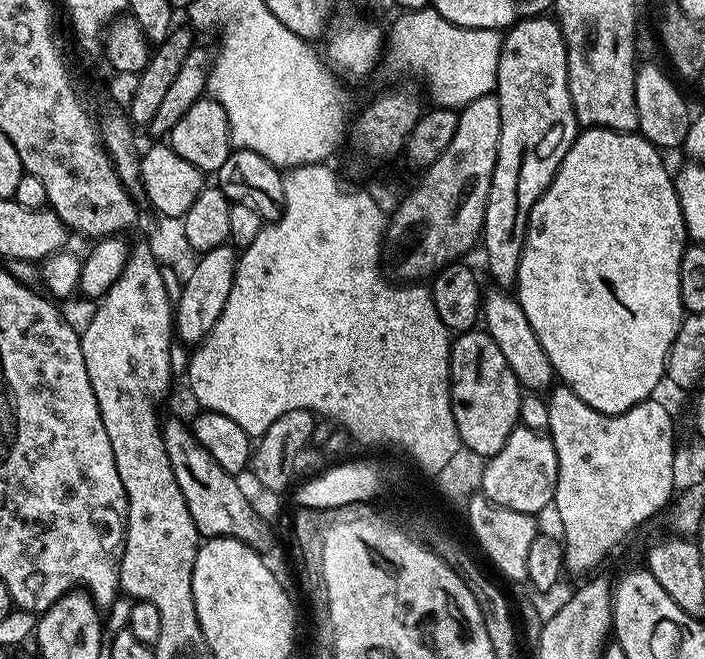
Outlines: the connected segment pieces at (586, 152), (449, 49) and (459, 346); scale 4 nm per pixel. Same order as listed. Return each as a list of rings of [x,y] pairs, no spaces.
[[[584,128],[577,135],[575,142],[570,146],[570,150],[566,154],[566,158],[562,158],[562,162],[558,166],[558,170],[554,174],[554,178],[550,182],[550,186],[538,198],[538,202],[532,207],[532,212],[528,215],[528,231],[524,233],[524,245],[522,246],[522,258],[518,262],[518,274],[516,275],[516,283],[514,285],[514,295],[519,300],[522,310],[526,314],[526,318],[530,318],[530,326],[534,330],[534,334],[538,334],[538,342],[542,342],[542,350],[546,350],[546,358],[550,358],[552,363],[552,371],[557,377],[562,379],[563,387],[574,390],[574,394],[578,394],[578,398],[582,398],[582,402],[586,402],[586,406],[590,406],[594,410],[598,410],[607,416],[617,416],[626,410],[630,410],[636,404],[641,404],[644,400],[649,399],[652,391],[657,386],[660,379],[666,374],[668,366],[668,355],[670,354],[670,346],[674,342],[674,338],[680,329],[680,323],[685,318],[684,303],[682,302],[682,294],[678,286],[678,270],[682,266],[682,254],[686,245],[689,243],[688,231],[684,225],[682,218],[682,206],[680,205],[680,195],[676,192],[673,173],[668,173],[668,168],[664,165],[661,149],[655,148],[645,136],[636,132],[615,132],[609,128]]]
[[[429,6],[413,12],[401,11],[386,32],[386,60],[400,72],[412,71],[428,83],[426,96],[442,108],[464,107],[474,98],[495,89],[500,57],[501,33],[494,28],[460,28]]]
[[[483,330],[459,333],[452,342],[452,413],[458,426],[460,443],[465,449],[477,452],[483,458],[490,458],[506,446],[506,438],[520,424],[520,398],[522,389],[516,380],[514,370],[510,370],[510,362],[502,350],[498,350],[498,342]]]

